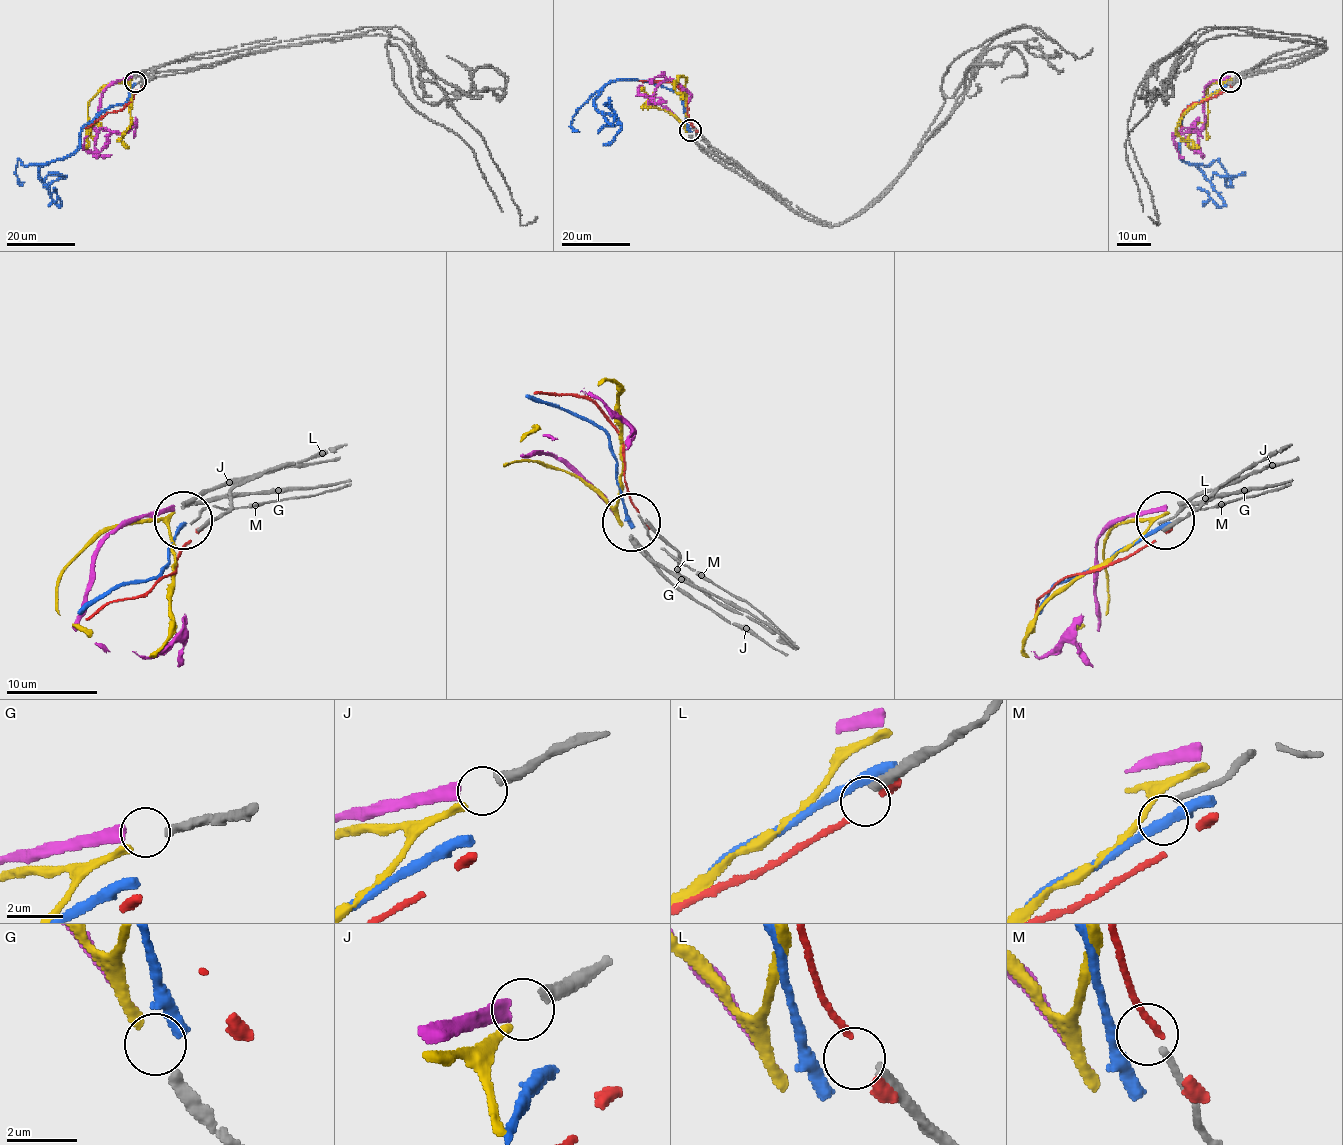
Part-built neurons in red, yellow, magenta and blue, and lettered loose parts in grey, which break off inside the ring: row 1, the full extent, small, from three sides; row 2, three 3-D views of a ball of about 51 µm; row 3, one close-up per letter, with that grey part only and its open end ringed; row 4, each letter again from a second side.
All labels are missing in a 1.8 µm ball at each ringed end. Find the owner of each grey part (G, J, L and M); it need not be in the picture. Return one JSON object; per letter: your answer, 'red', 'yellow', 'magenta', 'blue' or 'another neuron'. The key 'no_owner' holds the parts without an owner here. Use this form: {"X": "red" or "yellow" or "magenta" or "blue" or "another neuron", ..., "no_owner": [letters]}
{"G": "yellow", "J": "magenta", "L": "another neuron", "M": "another neuron", "no_owner": ["L", "M"]}

